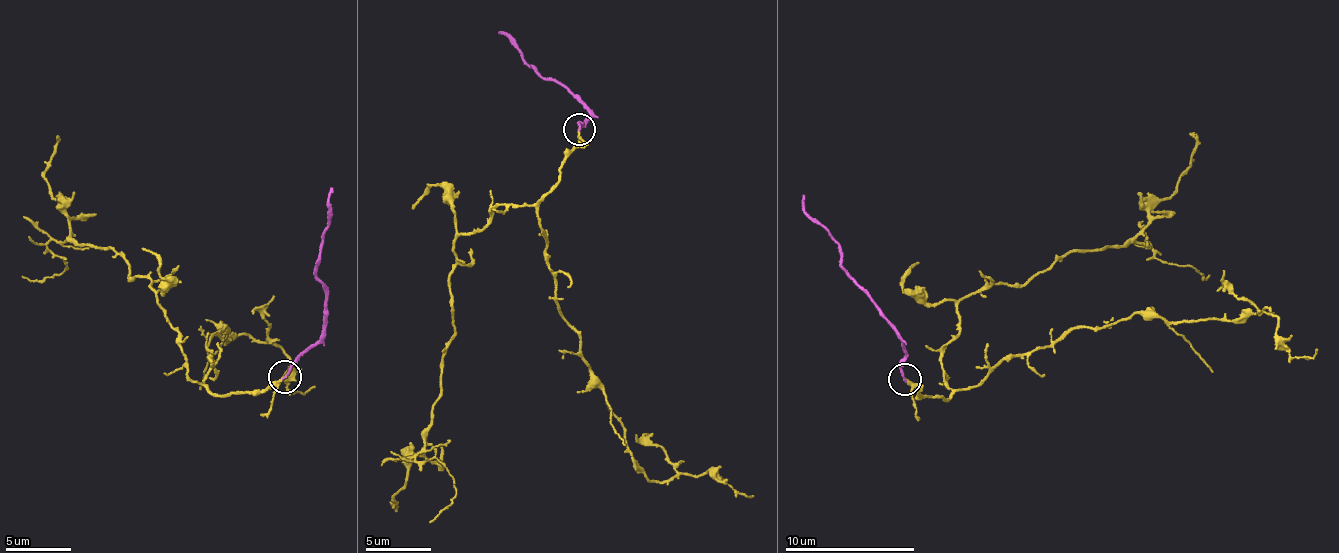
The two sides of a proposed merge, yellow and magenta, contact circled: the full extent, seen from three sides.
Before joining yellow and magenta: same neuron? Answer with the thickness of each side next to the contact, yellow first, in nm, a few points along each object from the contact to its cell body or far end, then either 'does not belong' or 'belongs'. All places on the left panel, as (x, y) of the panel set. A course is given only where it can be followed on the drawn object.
calibres 150 and 170 nm; course yellow (285, 377), (259, 392), (201, 385), (148, 278), (126, 278), (110, 247), (48, 244), (68, 270), (23, 275); course magenta (285, 377), (291, 364), (321, 331), (327, 297), (316, 269), (320, 242), (332, 214), (327, 203), (334, 187); belongs

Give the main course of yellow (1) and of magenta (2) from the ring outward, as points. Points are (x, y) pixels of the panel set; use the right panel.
1: (906, 380), (947, 399), (942, 350), (964, 298), (1024, 284), (1074, 250), (1145, 244), (1163, 264), (1209, 274)
2: (906, 380), (901, 366), (907, 352), (898, 331), (849, 273), (840, 247), (816, 220), (803, 211), (803, 194)

